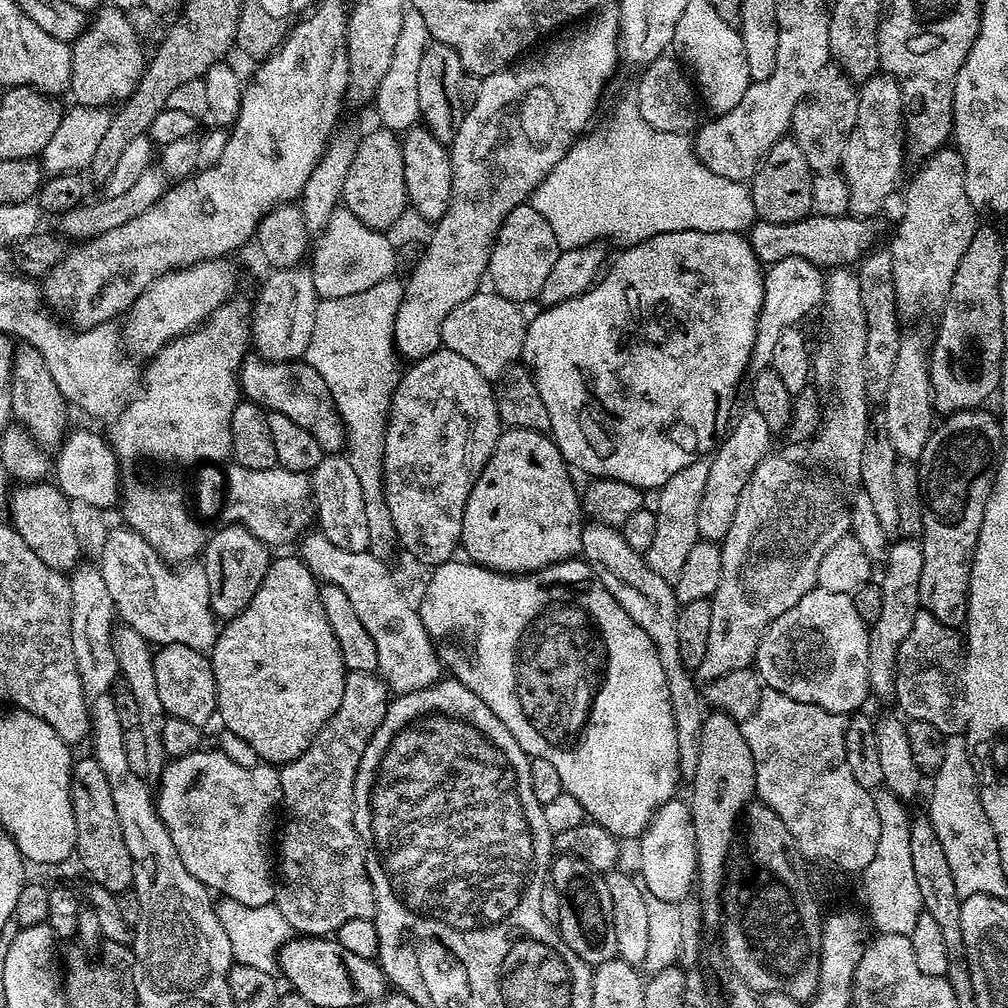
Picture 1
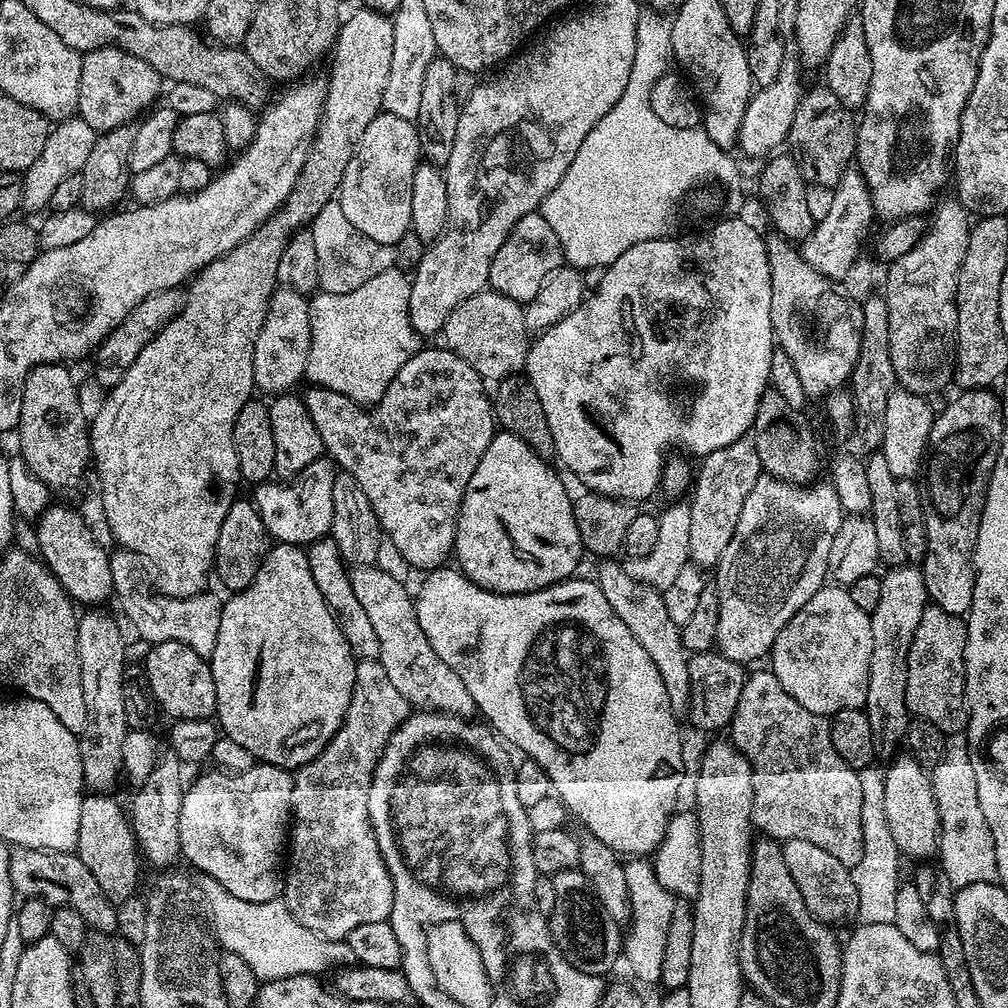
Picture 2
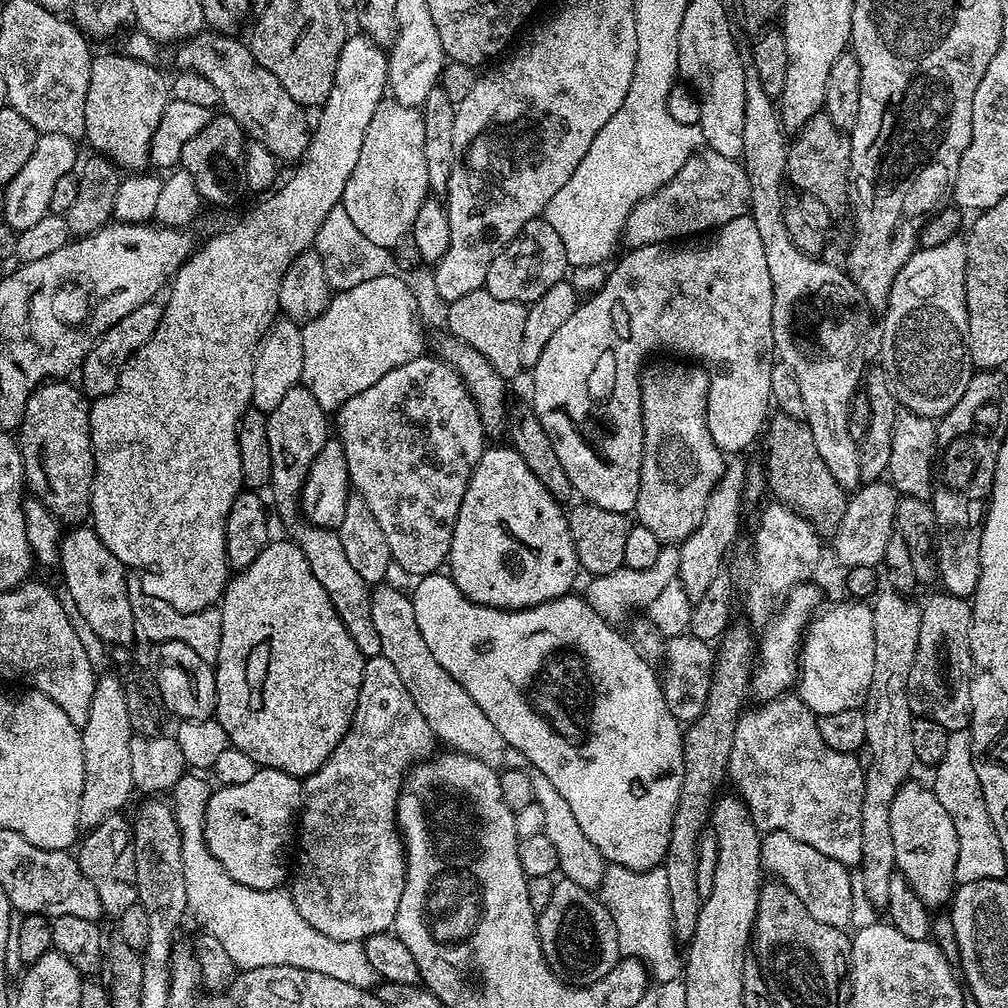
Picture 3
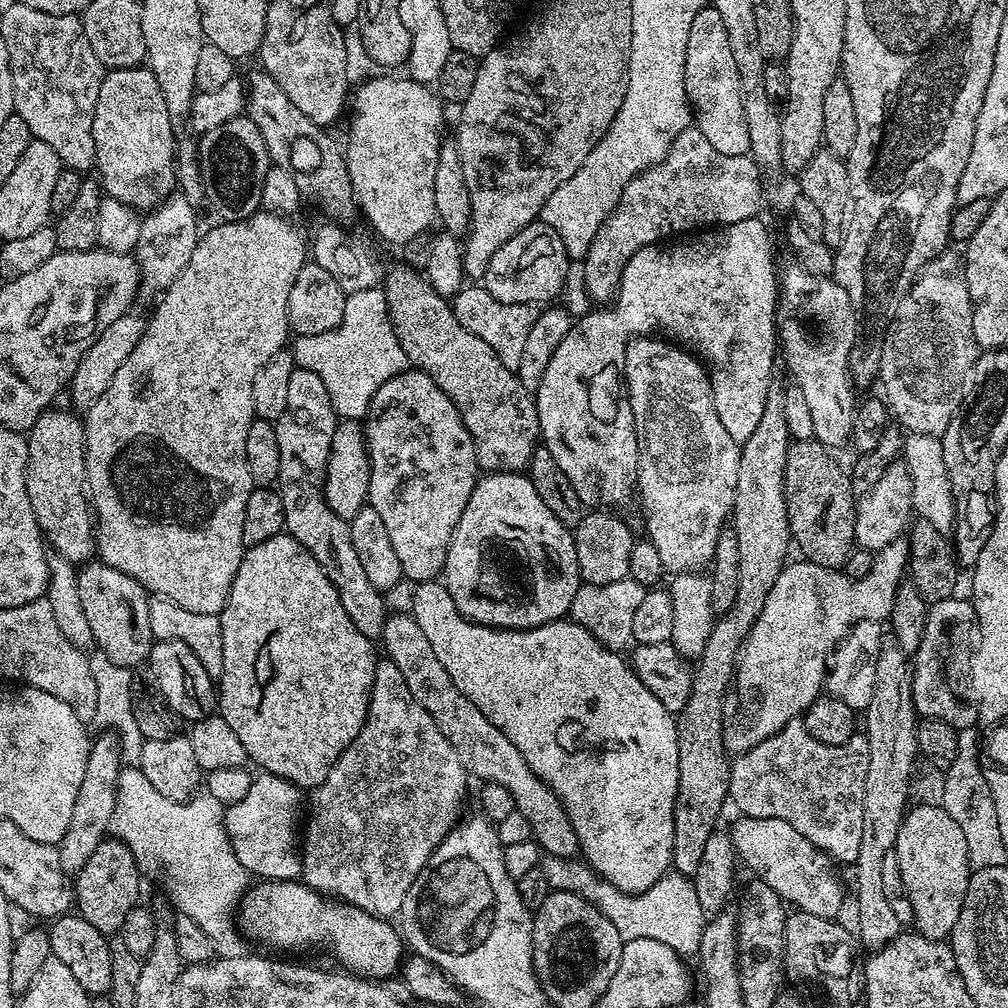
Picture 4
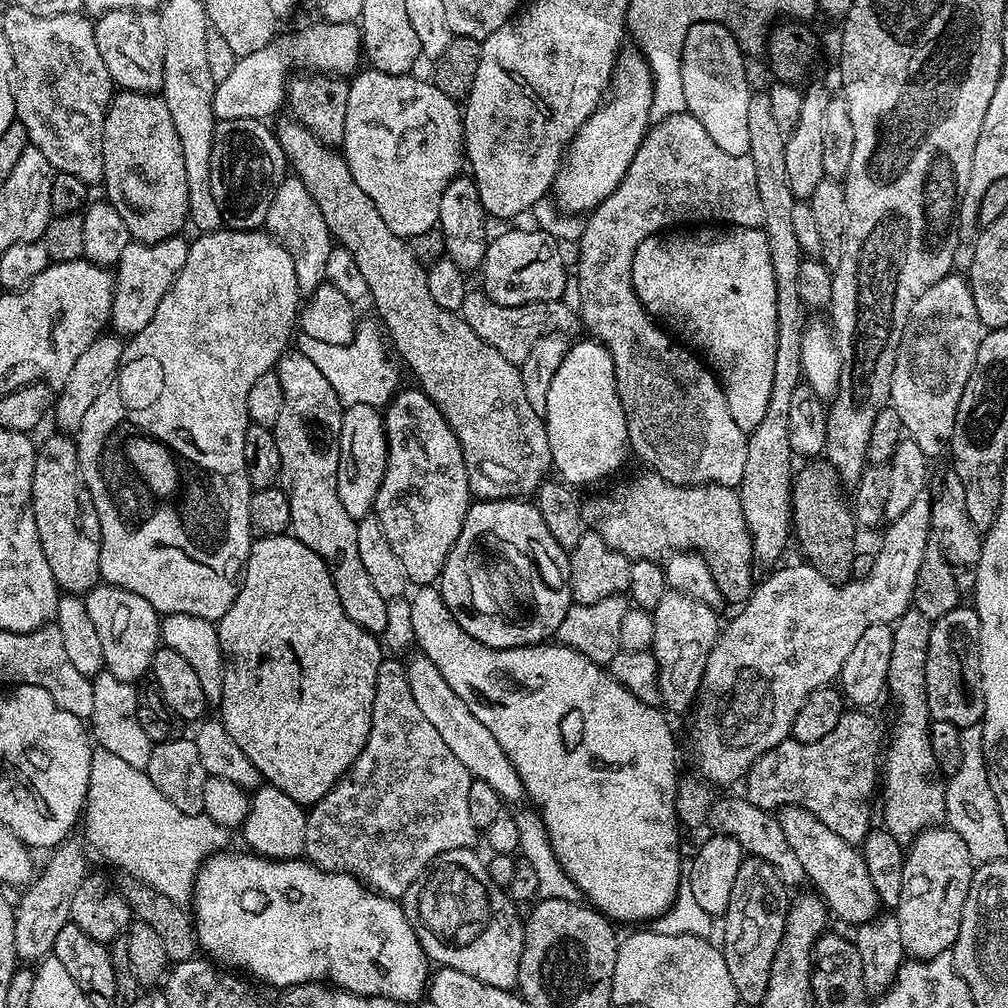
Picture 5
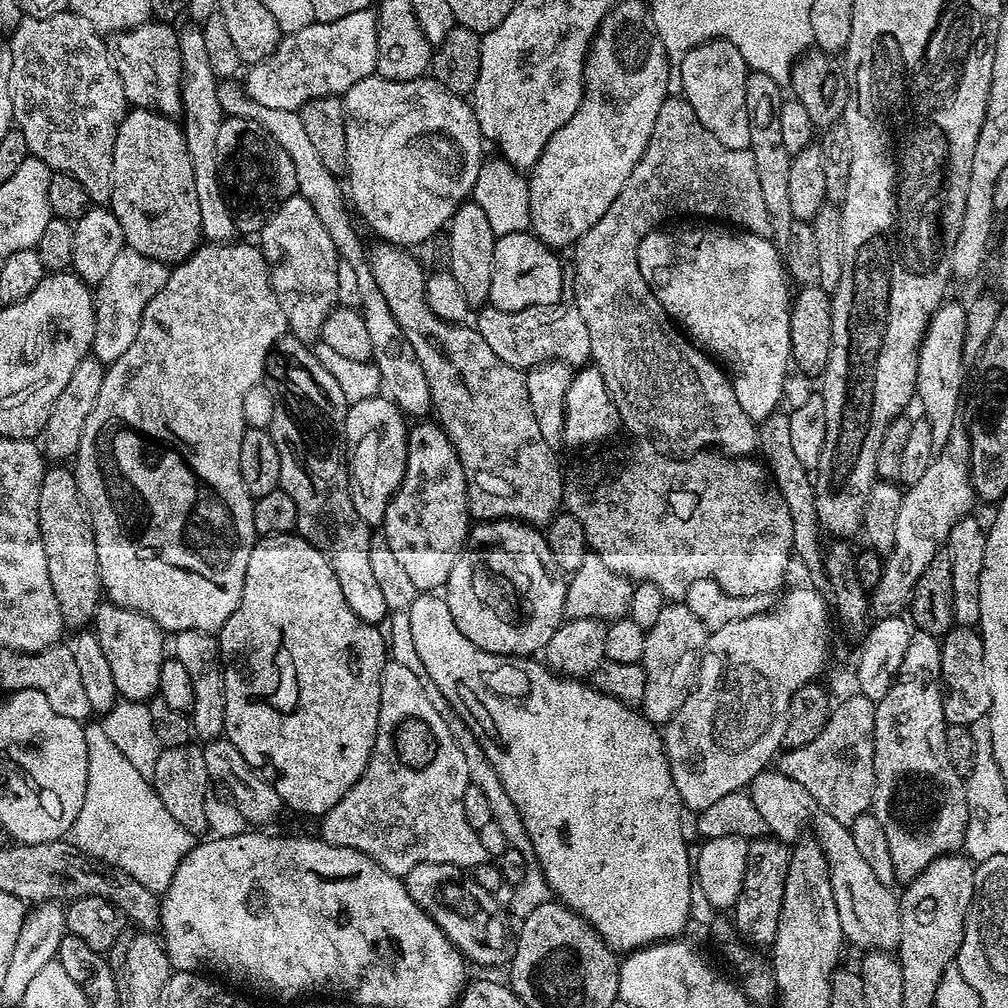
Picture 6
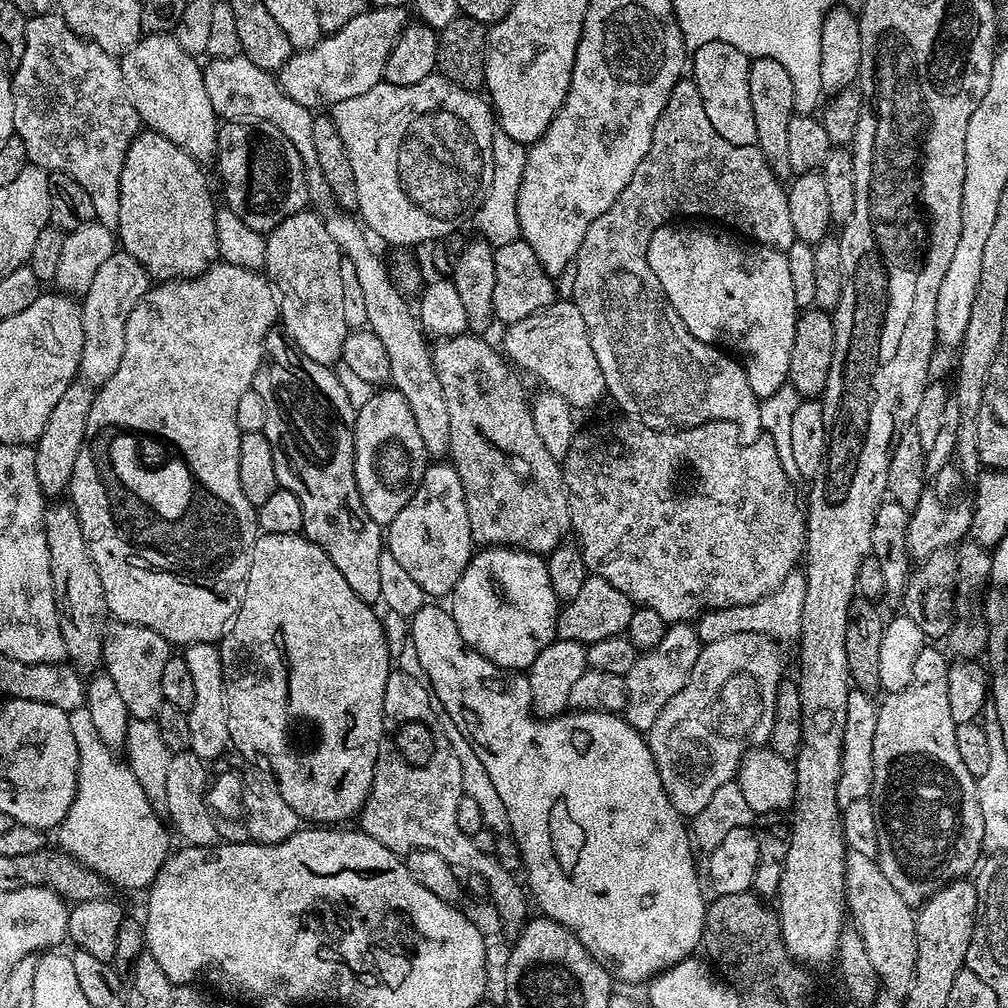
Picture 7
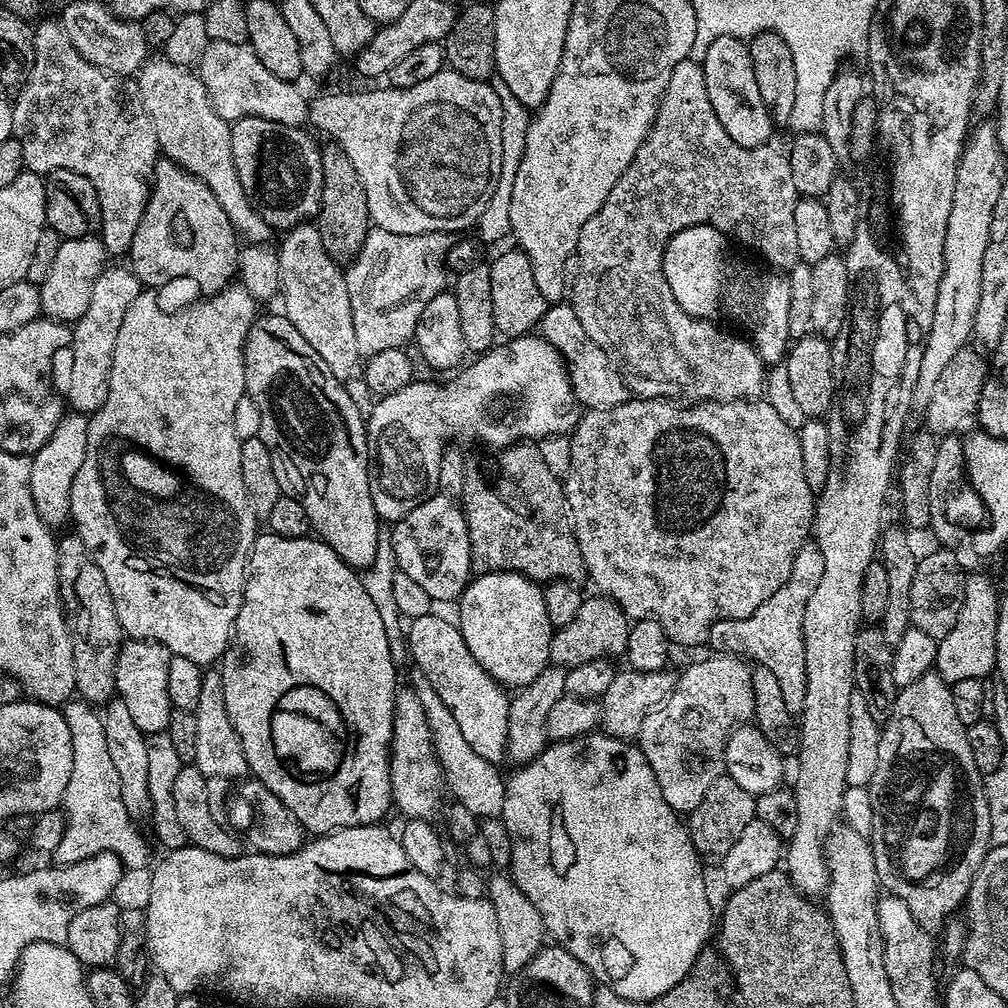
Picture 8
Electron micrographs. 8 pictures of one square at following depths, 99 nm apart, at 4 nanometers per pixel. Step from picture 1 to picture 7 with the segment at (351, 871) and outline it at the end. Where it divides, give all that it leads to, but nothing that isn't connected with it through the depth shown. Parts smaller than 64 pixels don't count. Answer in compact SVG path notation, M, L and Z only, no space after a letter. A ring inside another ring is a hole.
M389 671L384 699L384 737L378 750L372 792L358 813L359 831L370 834L370 838L378 838L378 842L382 842L382 846L386 846L391 852L407 854L418 850L432 850L434 854L442 854L442 858L446 858L446 862L457 870L482 874L482 878L490 882L488 900L497 908L501 922L509 929L519 929L530 916L530 900L526 895L525 885L510 870L505 870L502 862L498 862L493 853L478 850L471 836L462 834L462 829L458 826L462 766L458 766L449 733L440 725L440 717L434 714L433 699L428 684L421 686L412 675L405 672Z

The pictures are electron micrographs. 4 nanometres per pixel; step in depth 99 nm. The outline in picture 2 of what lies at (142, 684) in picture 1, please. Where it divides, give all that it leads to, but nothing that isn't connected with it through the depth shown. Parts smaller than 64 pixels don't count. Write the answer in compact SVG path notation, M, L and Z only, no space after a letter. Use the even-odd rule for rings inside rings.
M161 751L154 770L150 770L150 778L135 789L136 797L130 804L130 819L136 830L136 843L143 859L148 860L156 870L168 870L175 860L181 859L180 854L180 815L182 814L182 798L184 797L185 781L180 781L182 765L172 751Z

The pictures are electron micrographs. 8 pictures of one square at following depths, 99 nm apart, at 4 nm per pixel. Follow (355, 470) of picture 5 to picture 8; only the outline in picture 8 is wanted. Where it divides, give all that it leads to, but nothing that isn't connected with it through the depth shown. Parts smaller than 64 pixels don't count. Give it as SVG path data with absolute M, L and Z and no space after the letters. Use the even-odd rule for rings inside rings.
M513 336L477 355L473 360L476 361L457 371L453 375L457 376L445 384L431 384L428 380L417 379L404 389L379 397L373 403L372 413L366 417L370 461L368 477L374 510L381 521L401 520L421 500L429 500L433 496L440 487L442 454L449 442L465 440L468 444L489 444L495 450L503 450L511 444L539 442L546 436L571 433L579 422L581 413L578 411L576 395L572 392L567 363L558 349L543 336Z

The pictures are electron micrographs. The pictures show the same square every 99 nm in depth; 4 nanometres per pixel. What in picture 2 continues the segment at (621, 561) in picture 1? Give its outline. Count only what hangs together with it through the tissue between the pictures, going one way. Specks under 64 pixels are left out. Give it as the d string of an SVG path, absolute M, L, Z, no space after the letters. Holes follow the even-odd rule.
M604 558L599 561L600 569L594 573L594 579L599 584L602 594L606 594L606 602L614 606L614 614L626 622L626 627L634 638L638 638L638 643L642 650L646 650L650 662L658 669L658 675L662 677L662 683L666 685L666 698L670 698L670 710L678 718L688 715L690 706L690 672L688 670L688 657L690 655L682 646L680 637L680 625L675 624L670 619L670 614L666 611L661 589L651 588L626 574L623 563L612 558Z

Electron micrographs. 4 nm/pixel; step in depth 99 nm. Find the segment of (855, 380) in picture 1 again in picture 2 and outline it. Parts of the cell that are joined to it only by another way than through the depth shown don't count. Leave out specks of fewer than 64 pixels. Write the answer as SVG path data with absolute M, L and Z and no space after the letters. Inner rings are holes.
M761 474L754 482L754 490L750 490L750 494L746 494L746 502L742 505L742 514L738 514L738 526L734 526L734 538L730 538L730 543L726 546L722 558L716 563L714 569L714 575L716 575L714 587L718 594L718 632L714 648L721 656L730 658L730 662L738 662L748 666L751 665L751 660L760 660L763 656L765 659L771 653L782 626L786 626L786 622L790 622L790 618L794 618L794 614L798 614L798 610L802 610L802 606L806 606L806 602L810 602L810 598L814 598L814 594L820 588L825 587L826 581L829 579L830 546L834 546L834 534L838 534L838 526L843 522L846 513L844 507L838 502L838 494L832 483L820 483L812 482L807 486L788 484L785 480Z

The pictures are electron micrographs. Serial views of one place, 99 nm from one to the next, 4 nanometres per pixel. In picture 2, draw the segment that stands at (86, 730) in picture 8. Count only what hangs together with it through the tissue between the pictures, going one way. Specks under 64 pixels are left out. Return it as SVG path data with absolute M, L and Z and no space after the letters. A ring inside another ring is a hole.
M204 876L202 895L216 943L225 952L238 954L250 970L261 982L281 980L291 976L331 973L345 966L356 964L354 950L344 940L331 940L325 936L314 934L314 930L306 930L302 922L290 914L283 899L270 902L242 902L242 898L234 898L226 886L214 882L214 878Z

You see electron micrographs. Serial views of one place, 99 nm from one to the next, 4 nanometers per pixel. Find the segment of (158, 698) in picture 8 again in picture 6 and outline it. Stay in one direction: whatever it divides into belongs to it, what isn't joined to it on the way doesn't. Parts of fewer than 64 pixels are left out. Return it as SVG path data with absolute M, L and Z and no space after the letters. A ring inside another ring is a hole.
M101 602L97 606L91 627L108 659L117 693L123 699L143 702L148 702L157 695L162 678L162 662L166 658L164 629L159 628L150 618L146 618L146 614L111 602Z

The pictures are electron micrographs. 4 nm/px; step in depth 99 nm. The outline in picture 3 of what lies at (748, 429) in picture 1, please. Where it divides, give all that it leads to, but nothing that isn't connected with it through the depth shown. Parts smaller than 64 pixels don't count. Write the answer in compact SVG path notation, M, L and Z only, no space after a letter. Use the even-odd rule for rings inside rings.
M732 458L725 463L724 472L719 482L712 488L708 505L704 511L702 522L680 545L680 561L678 562L678 579L686 586L686 594L694 602L700 602L707 597L710 582L721 575L724 555L728 547L736 540L740 532L740 504L745 503L744 482L746 479L746 464L740 458Z

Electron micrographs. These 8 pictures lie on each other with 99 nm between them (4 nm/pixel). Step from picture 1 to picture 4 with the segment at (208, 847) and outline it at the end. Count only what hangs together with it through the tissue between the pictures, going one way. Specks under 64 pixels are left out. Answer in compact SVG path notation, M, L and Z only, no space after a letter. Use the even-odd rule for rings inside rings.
M260 774L255 777L250 791L238 802L224 809L224 829L230 840L230 846L240 865L253 877L265 880L294 880L302 872L302 852L298 847L298 829L302 824L301 789L281 776Z

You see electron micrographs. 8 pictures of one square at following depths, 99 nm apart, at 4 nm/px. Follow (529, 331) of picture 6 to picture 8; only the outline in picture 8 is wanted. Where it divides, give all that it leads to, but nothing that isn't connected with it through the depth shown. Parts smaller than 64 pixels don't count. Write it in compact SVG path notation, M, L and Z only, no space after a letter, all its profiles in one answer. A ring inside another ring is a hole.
M553 303L545 312L544 317L540 319L538 332L564 357L577 405L588 410L606 410L610 406L618 406L629 400L630 393L623 376L614 367L612 359L580 330L580 323L571 303Z

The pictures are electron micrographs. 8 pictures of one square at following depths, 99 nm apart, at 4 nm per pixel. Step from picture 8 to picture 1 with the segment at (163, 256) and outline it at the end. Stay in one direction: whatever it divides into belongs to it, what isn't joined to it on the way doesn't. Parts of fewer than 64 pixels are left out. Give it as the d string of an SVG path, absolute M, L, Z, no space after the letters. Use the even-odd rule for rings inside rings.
M101 6L72 46L72 83L70 96L82 108L116 106L128 99L138 86L146 67L146 52L140 49L140 36L123 8Z

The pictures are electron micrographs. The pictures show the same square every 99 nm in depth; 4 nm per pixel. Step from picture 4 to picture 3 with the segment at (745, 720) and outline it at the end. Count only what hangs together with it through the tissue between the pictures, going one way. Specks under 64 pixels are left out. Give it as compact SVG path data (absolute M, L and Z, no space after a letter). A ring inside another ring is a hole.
M805 582L799 584L797 588L792 589L784 598L783 604L780 605L775 616L772 617L770 623L763 629L764 637L759 637L758 640L758 659L755 661L752 670L752 682L750 692L753 697L757 696L757 701L767 702L776 699L778 696L783 696L789 691L788 688L797 683L800 675L800 649L805 631L814 615L821 607L820 592L815 588L815 583Z

